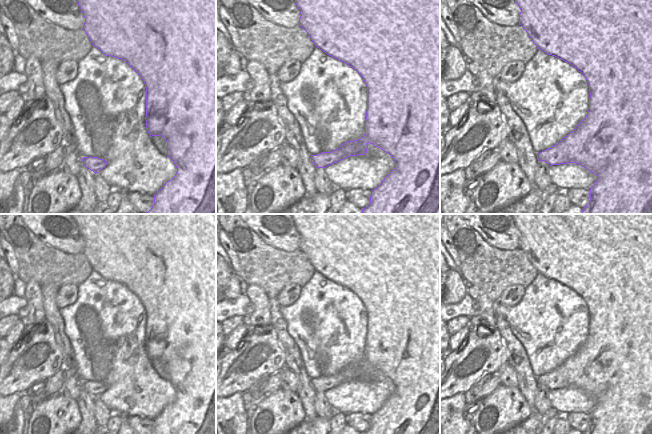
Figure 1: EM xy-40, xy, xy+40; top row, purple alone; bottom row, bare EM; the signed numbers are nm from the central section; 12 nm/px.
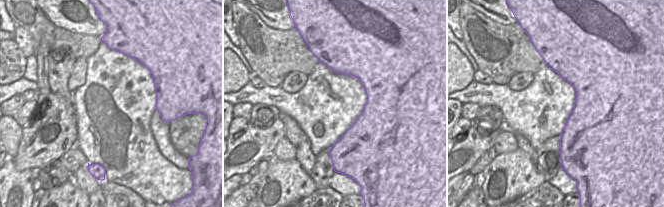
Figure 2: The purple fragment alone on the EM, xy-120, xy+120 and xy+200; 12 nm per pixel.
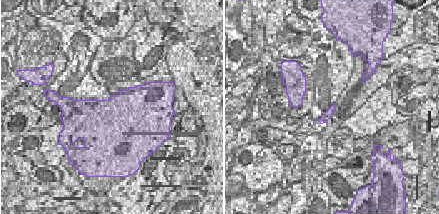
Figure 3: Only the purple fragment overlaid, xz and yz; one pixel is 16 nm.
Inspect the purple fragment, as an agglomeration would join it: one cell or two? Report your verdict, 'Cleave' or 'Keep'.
Keep.

